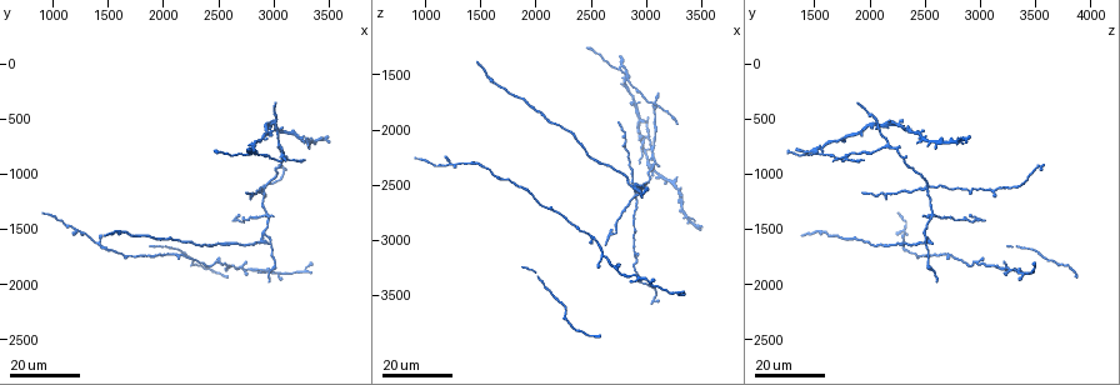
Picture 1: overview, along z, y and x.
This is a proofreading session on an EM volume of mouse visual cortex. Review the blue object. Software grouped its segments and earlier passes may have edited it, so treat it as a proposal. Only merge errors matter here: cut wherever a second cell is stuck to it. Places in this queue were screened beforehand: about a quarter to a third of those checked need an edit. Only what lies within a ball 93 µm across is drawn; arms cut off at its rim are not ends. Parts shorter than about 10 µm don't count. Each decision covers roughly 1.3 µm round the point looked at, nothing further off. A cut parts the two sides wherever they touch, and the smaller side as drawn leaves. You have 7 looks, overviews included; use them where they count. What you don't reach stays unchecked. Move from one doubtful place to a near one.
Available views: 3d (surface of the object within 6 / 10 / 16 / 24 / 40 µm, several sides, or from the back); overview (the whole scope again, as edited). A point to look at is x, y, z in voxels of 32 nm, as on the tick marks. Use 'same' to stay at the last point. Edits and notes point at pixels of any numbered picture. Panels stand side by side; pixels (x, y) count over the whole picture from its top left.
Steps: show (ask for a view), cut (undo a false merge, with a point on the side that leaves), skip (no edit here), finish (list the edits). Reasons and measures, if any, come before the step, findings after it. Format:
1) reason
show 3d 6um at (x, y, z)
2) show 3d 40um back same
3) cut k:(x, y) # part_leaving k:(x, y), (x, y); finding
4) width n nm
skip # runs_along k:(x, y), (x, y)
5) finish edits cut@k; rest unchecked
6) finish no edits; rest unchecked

arms part here
show 3d 16um at (2520, 1800, 2980)

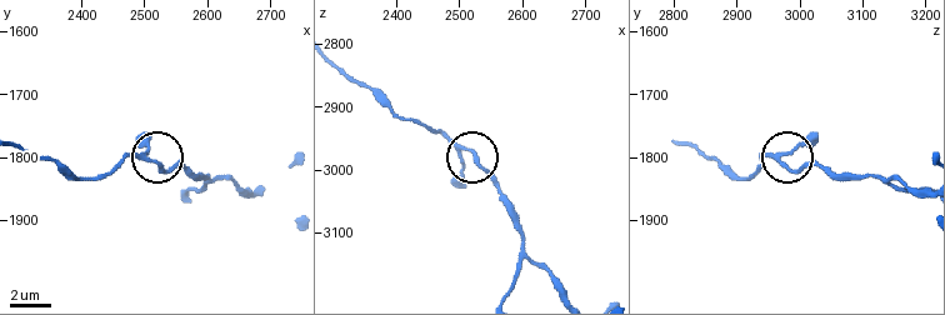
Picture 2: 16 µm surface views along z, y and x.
zoom in
show 3d 10um at (2515, 1805, 2965)

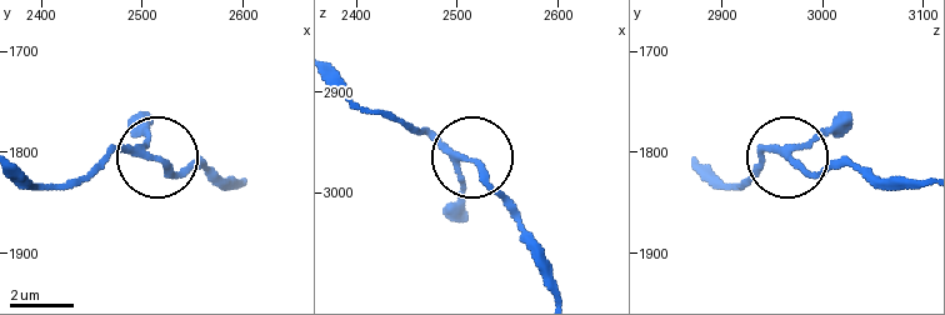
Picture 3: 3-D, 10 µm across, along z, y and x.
skip # all the same cell

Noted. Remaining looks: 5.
arms part here
show 3d 24um at (2600, 1840, 3140)

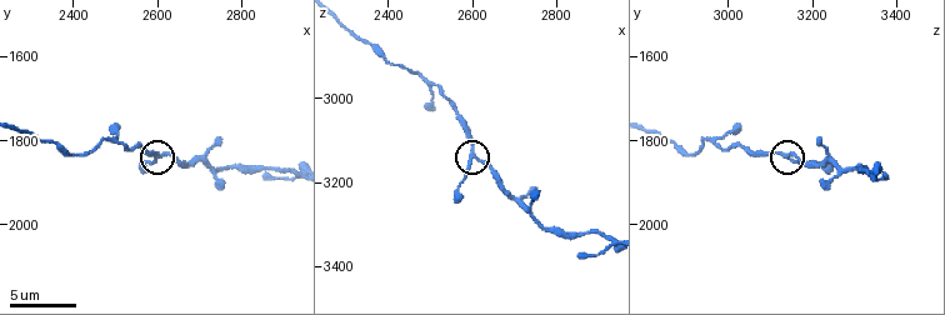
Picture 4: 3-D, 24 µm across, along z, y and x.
show 3d 10um at (2600, 1840, 3145)

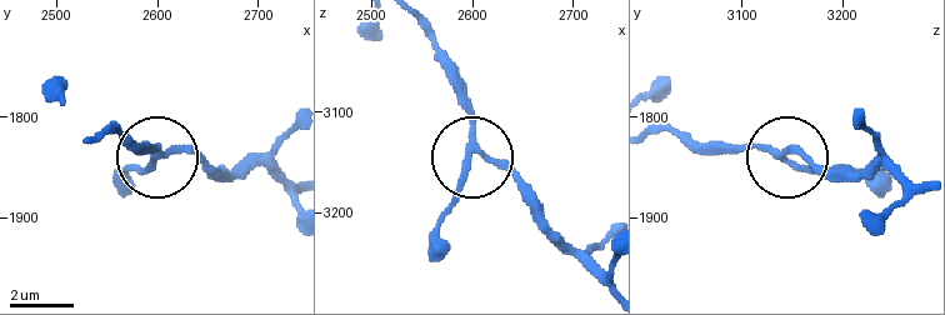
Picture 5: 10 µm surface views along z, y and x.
side_arm 31 um
skip # continuous, no second cell

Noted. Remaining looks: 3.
three-way junction
show 3d 16um at (2820, 820, 1500)

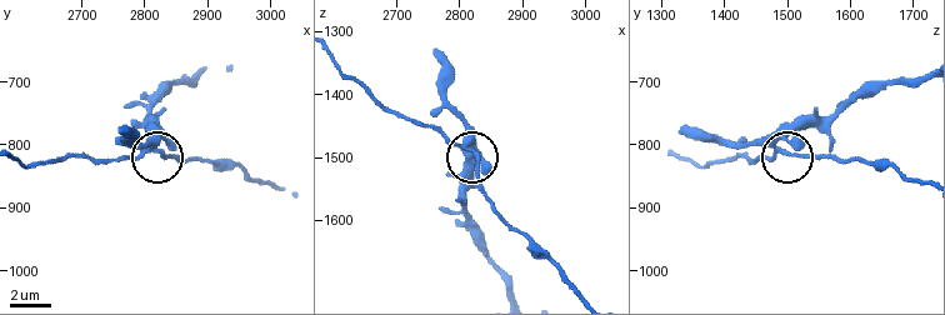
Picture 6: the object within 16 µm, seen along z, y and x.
zoom in
show 3d 6um at (2815, 810, 1485)

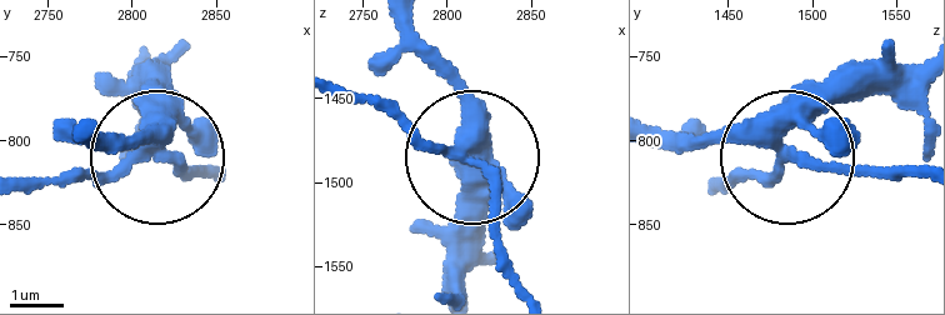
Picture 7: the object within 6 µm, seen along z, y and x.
cut 7:(498, 223) # part_leaving 7:(451, 151), (483, 179), (510, 286); two cells meet here

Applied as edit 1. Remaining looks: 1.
finish edits cut@7; rest unchecked

